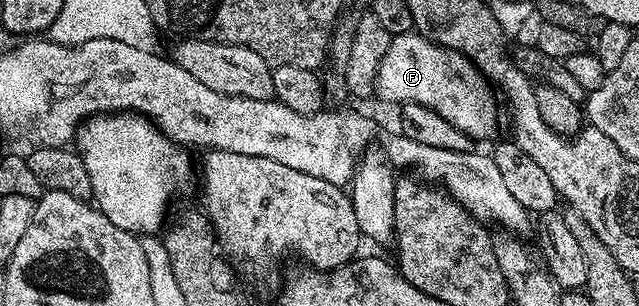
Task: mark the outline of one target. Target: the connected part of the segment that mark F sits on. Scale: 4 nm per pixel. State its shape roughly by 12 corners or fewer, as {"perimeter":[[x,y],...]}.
{"perimeter":[[396,34],[375,94],[425,104],[473,140],[501,106],[465,55]]}

